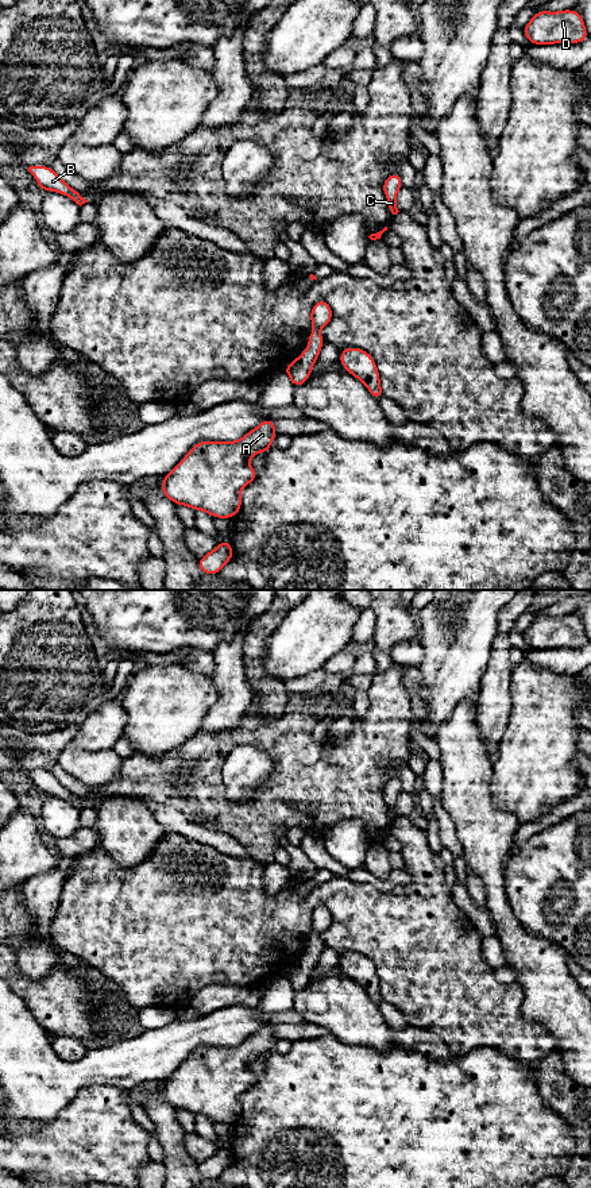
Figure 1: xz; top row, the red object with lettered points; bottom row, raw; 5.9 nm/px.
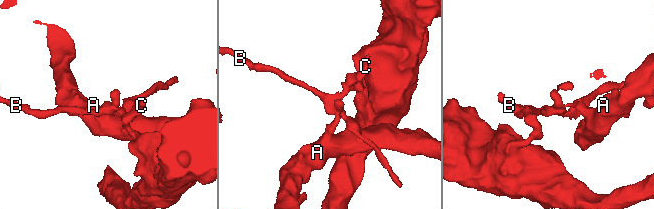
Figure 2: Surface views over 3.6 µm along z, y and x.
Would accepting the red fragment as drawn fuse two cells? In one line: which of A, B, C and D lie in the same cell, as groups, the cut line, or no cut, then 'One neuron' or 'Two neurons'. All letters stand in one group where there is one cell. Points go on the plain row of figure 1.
Groups: A / B C D. Split along xz (320, 940), (308, 951). Two neurons

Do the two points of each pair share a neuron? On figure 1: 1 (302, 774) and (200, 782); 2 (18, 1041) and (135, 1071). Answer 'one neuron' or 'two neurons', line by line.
1: one neuron
2: one neuron

